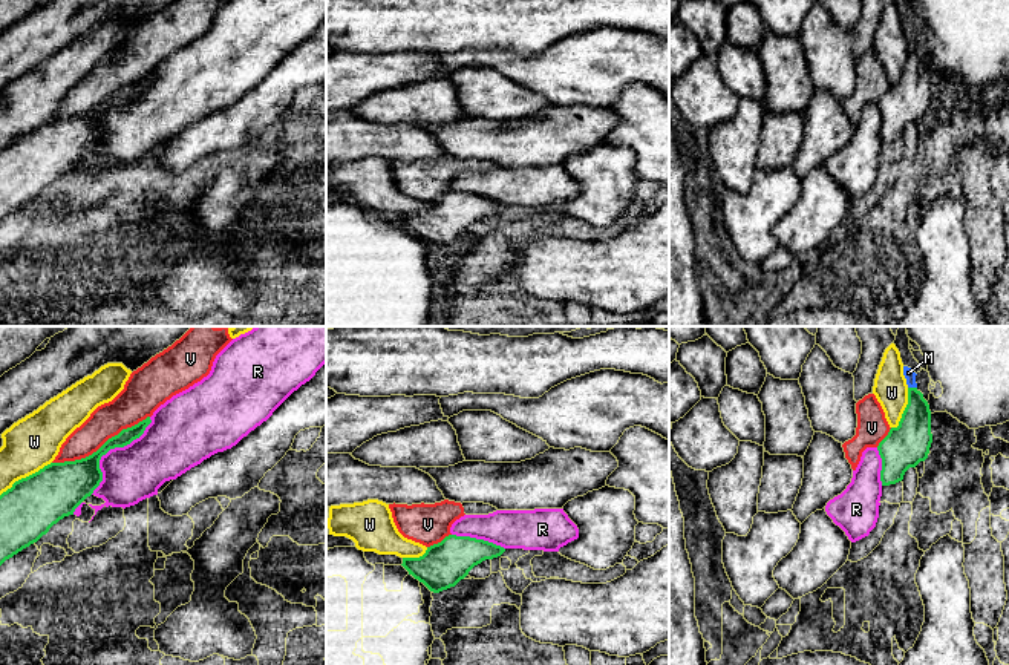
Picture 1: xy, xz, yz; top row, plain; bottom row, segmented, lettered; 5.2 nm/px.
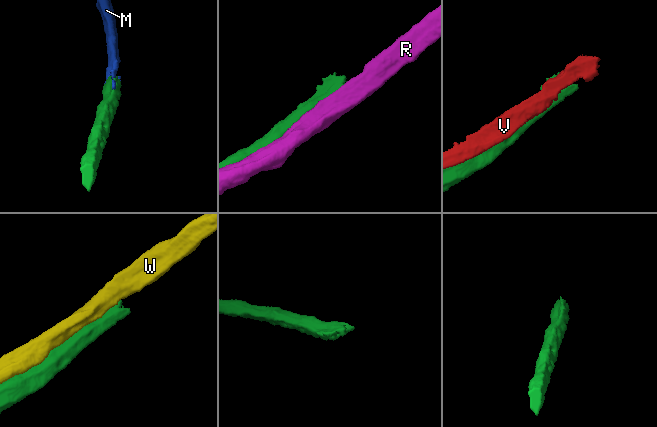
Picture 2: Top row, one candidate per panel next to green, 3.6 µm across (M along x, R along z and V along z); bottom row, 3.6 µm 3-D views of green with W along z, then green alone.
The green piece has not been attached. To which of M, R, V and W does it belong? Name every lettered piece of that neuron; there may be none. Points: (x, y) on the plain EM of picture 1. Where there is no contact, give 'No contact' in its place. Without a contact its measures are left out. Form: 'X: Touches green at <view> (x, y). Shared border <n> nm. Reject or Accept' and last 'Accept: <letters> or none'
M: Touches green at yz (913, 45). Shared border 50 nm. Accept
R: Touches green at xy (111, 104). Shared border 500 nm. Reject
V: Touches green at xy (101, 103). Shared border 550 nm. Reject
W: Touches green at xy (26, 134). Shared border 320 nm. Reject
Accept: M

